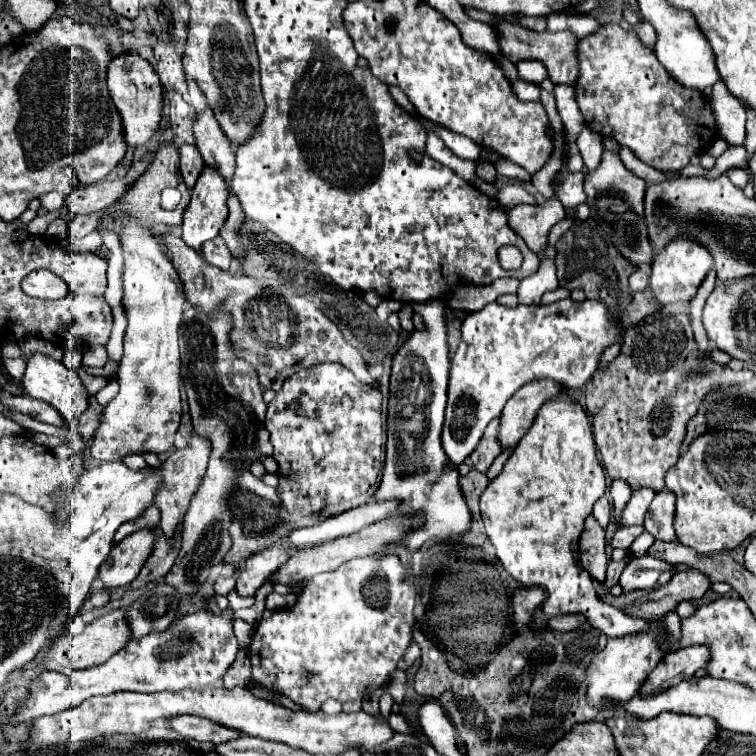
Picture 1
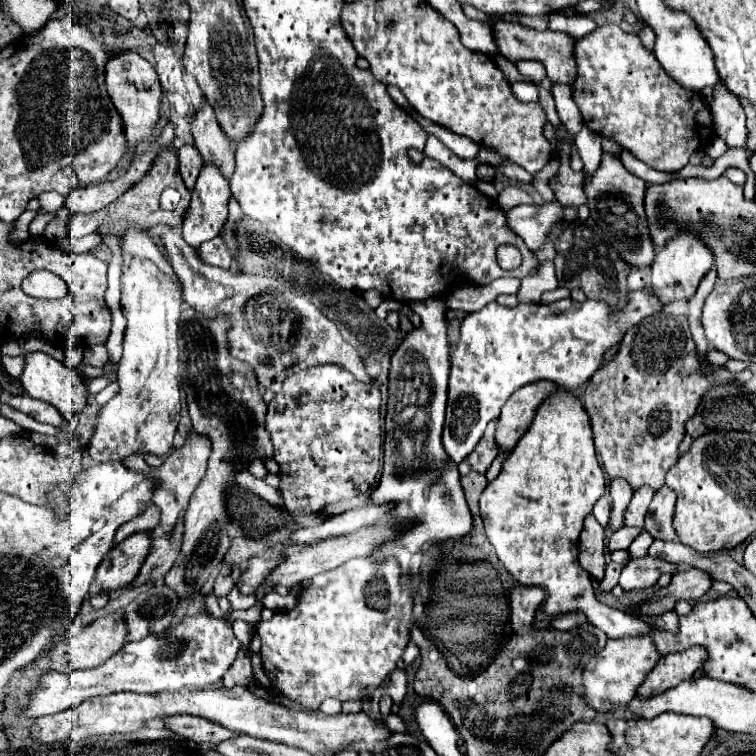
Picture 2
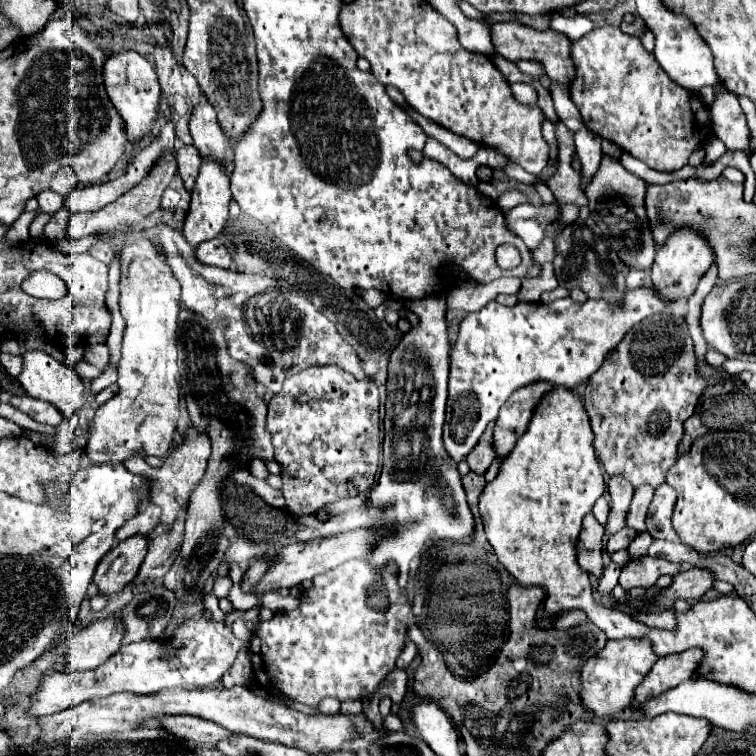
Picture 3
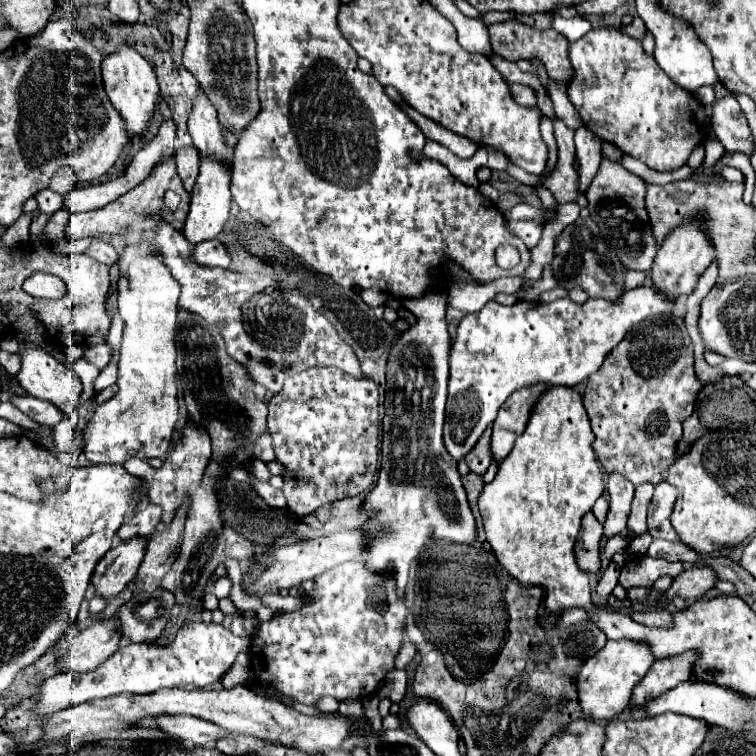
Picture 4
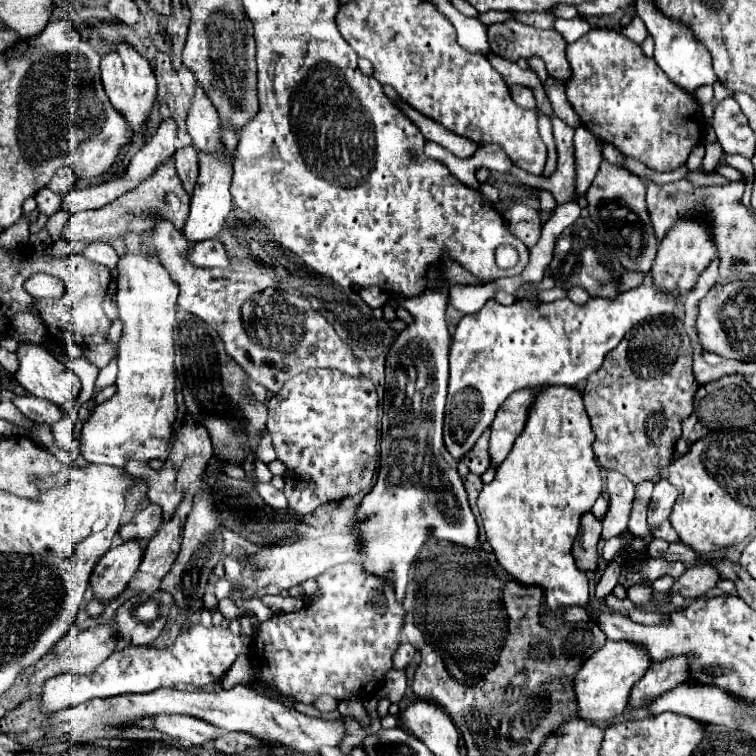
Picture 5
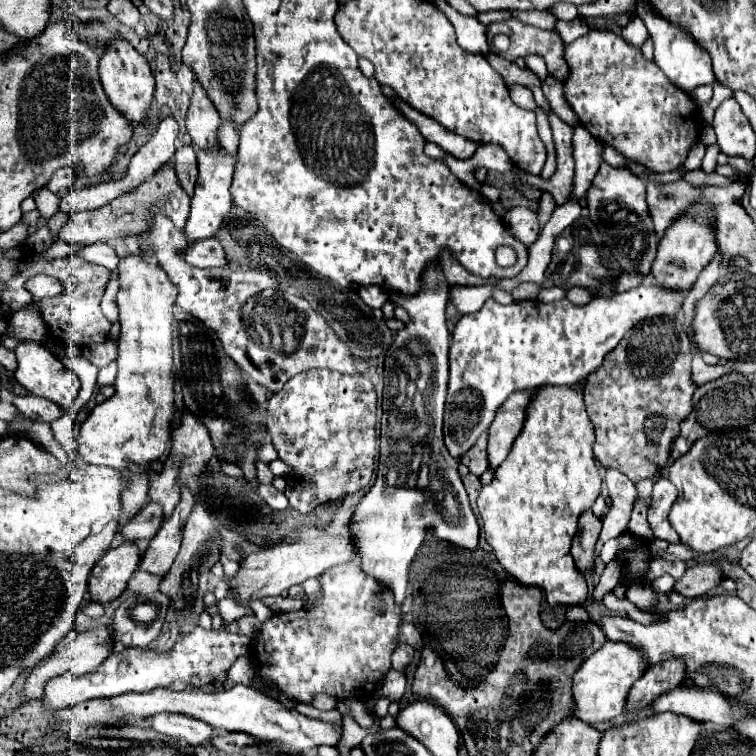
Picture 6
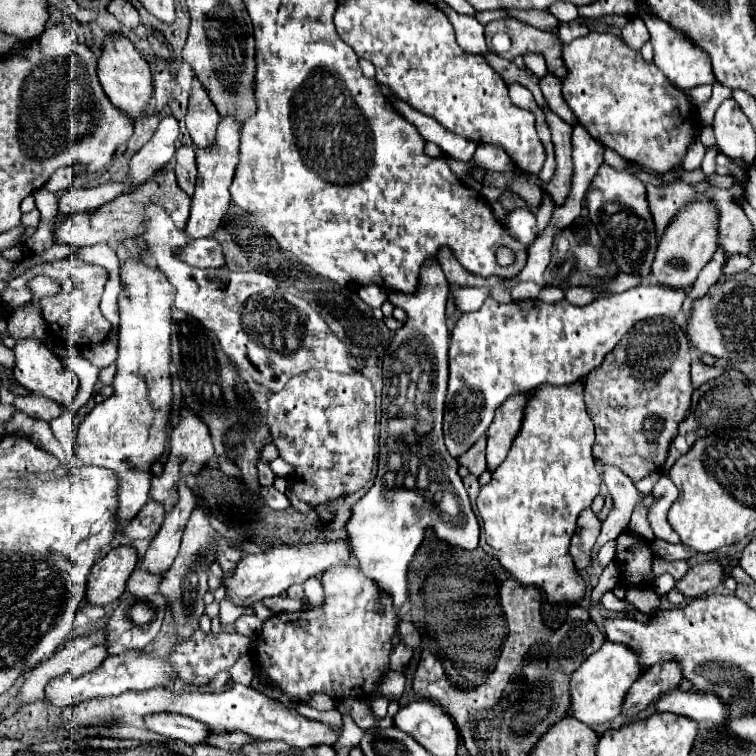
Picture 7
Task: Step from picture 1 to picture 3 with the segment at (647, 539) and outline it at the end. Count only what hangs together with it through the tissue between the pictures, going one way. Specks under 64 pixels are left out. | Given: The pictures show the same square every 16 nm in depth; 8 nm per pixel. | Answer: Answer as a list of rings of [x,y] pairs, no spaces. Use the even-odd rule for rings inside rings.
[[[648,532],[638,535],[630,544],[628,553],[631,558],[640,558],[647,555],[648,548],[653,542],[652,536]]]

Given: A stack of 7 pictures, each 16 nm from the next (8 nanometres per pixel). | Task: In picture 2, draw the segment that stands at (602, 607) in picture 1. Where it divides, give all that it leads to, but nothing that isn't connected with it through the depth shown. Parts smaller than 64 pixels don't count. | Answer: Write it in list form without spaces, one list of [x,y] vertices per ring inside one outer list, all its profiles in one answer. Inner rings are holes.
[[[562,390],[548,398],[536,412],[530,430],[520,438],[512,454],[502,466],[502,472],[492,480],[480,496],[480,516],[484,518],[486,536],[496,548],[496,554],[504,568],[522,584],[522,586],[540,586],[546,592],[544,612],[548,616],[558,616],[566,612],[584,612],[588,622],[600,628],[608,638],[638,636],[648,634],[648,624],[640,618],[634,618],[626,612],[620,612],[612,606],[602,604],[596,598],[590,574],[580,568],[576,542],[584,526],[584,518],[592,512],[594,502],[606,492],[604,470],[596,458],[594,436],[590,428],[588,414],[584,406],[570,392]]]

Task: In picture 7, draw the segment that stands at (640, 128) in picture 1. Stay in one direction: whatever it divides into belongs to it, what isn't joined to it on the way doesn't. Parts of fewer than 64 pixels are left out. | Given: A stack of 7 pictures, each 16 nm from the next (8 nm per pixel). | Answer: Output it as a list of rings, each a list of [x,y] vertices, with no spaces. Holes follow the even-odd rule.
[[[590,32],[588,36],[576,38],[564,46],[564,62],[568,66],[568,76],[562,82],[562,94],[578,122],[590,132],[592,138],[600,140],[604,146],[616,150],[622,158],[642,164],[658,174],[670,172],[682,164],[688,146],[696,140],[698,114],[696,106],[688,96],[676,88],[654,62],[646,62],[640,50],[630,48],[620,36],[610,32]]]

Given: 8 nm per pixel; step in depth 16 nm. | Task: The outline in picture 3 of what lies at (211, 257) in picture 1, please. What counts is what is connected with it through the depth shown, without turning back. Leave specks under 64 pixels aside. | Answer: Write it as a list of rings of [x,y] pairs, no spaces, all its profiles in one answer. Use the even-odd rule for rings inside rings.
[[[220,238],[200,244],[200,248],[196,248],[196,256],[200,258],[202,264],[210,264],[218,268],[230,268],[232,264],[232,254]]]

